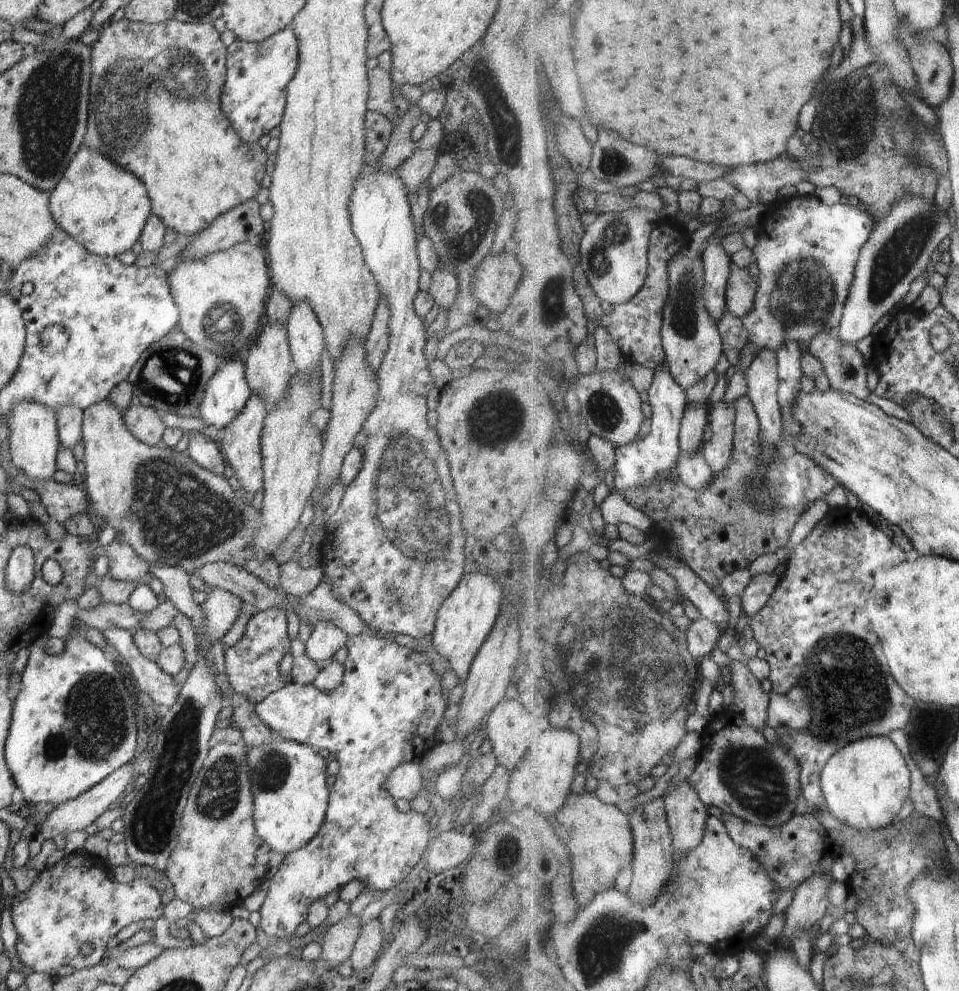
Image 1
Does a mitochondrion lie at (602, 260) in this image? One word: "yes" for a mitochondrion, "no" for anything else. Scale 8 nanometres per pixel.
yes

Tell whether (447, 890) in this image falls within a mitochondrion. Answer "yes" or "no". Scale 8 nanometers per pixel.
no

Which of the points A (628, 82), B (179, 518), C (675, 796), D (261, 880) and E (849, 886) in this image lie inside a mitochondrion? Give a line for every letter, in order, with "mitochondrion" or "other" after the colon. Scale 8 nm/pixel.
A: other
B: mitochondrion
C: other
D: other
E: other

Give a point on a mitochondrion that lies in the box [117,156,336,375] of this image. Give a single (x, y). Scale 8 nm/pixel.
(219, 322)

